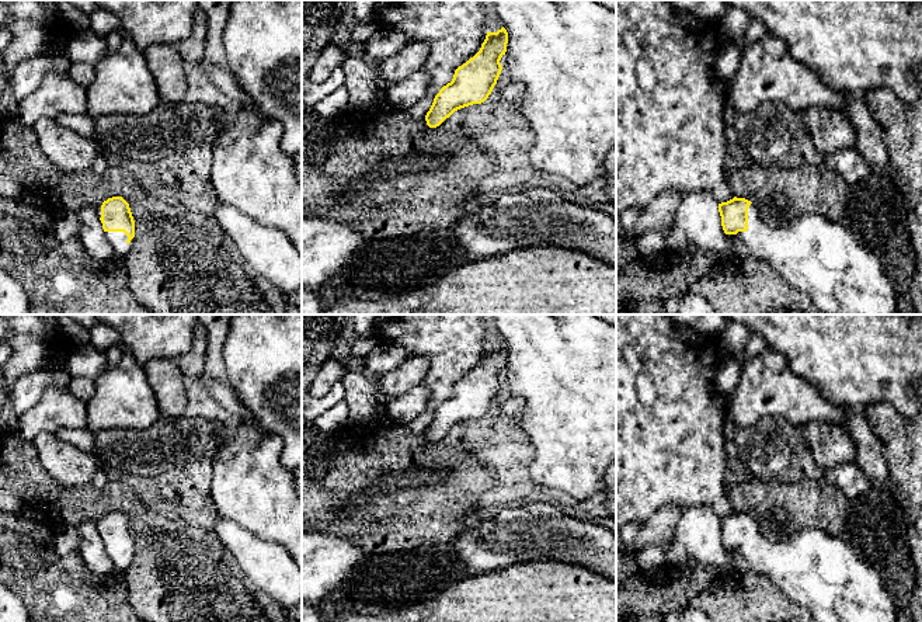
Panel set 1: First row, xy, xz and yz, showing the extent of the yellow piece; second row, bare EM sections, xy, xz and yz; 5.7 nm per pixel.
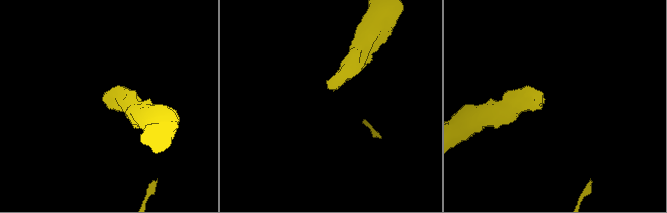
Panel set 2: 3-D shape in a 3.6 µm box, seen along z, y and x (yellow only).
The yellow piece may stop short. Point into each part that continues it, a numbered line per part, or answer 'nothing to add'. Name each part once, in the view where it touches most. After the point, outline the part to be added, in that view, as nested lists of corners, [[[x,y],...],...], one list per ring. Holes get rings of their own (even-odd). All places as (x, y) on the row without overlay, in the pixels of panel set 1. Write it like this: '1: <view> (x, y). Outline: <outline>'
1: yz (821, 572). Outline: [[[751,518],[748,545],[737,550],[751,570],[769,577],[791,602],[806,608],[815,622],[897,622],[895,605],[883,578],[839,535],[806,528],[787,539],[770,541]]]

